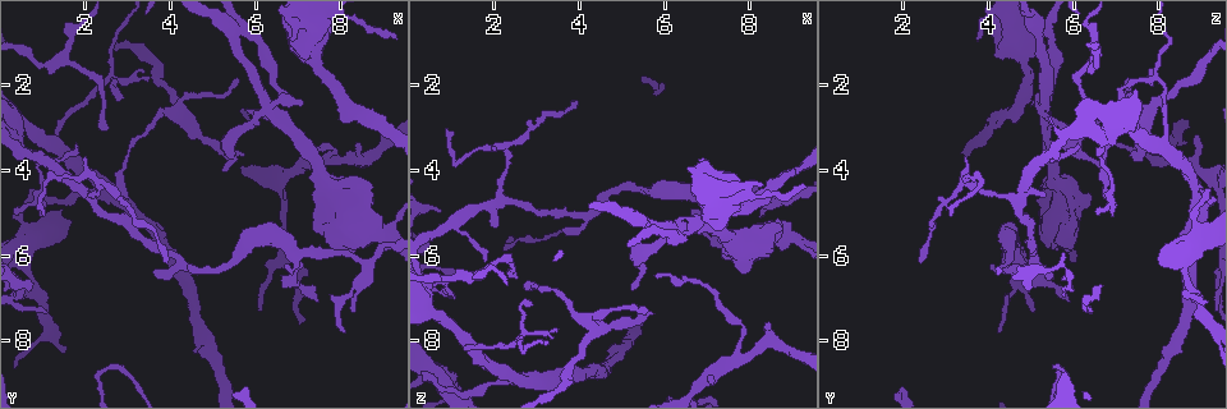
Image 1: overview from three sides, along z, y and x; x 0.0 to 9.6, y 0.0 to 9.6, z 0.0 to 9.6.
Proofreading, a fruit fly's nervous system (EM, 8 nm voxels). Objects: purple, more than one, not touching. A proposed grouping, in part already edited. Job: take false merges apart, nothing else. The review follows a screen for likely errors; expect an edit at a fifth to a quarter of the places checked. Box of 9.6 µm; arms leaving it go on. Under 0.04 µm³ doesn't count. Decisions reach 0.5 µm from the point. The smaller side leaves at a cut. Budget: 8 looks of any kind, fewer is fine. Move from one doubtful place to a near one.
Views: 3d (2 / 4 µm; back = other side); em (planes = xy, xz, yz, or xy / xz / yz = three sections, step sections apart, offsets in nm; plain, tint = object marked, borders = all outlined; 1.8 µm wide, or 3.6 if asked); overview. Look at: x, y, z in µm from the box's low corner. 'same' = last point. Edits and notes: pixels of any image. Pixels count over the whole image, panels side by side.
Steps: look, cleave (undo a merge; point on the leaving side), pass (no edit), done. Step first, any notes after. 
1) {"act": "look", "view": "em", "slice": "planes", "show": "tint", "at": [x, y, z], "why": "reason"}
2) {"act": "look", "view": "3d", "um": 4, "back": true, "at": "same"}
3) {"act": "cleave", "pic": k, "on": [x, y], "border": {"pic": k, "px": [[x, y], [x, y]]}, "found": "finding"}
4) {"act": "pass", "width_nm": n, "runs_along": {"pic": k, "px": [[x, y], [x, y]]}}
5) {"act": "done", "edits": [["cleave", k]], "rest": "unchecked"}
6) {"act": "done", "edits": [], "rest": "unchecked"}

{"act": "look", "view": "3d", "um": 4, "at": [6.25, 2.55, 5.30], "why": "four or more arms meet"}

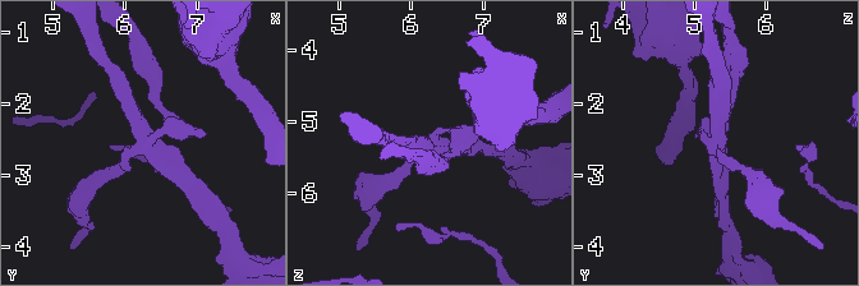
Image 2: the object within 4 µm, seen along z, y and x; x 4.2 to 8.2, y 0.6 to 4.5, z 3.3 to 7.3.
{"act": "look", "view": "em", "um": 3.6, "slice": "planes", "show": "tint", "at": [6.30, 2.60, 5.30]}

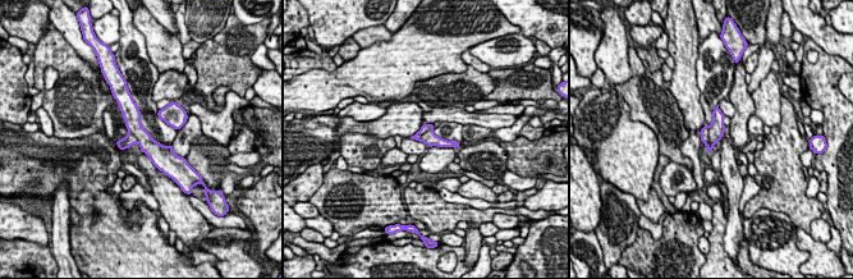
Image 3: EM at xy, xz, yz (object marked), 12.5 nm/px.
{"act": "cleave", "pic": 3, "on": [704, 132], "width_nm": 200, "border": {"pic": 3, "px": [[709, 127], [709, 140], [705, 143]]}, "found": "two neurons meet here"}

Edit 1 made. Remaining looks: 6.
{"act": "look", "view": "overview", "why": "see it whole again"}

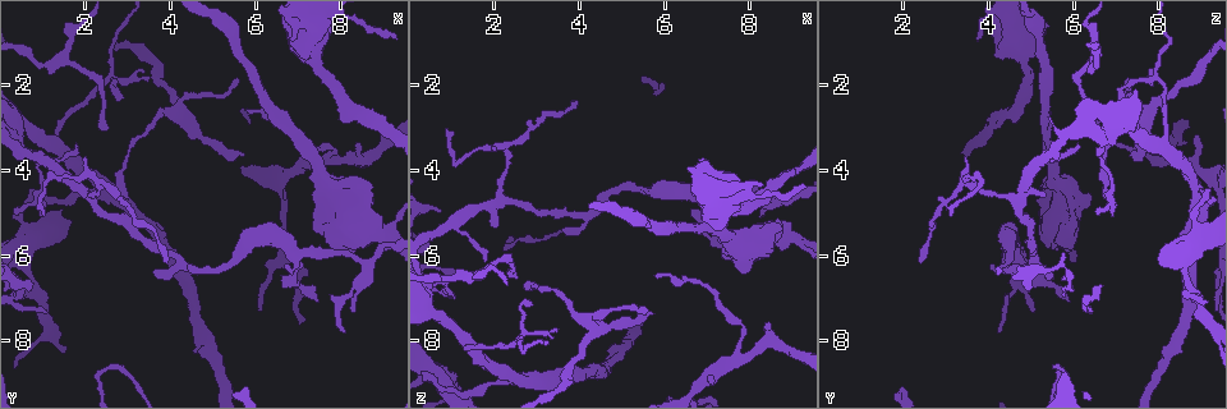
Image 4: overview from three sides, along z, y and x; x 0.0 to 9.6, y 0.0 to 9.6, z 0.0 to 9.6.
{"act": "look", "view": "em", "um": 3.6, "slice": "planes", "show": "tint", "at": [8.25, 5.55, 5.80], "why": "sudden change in width"}

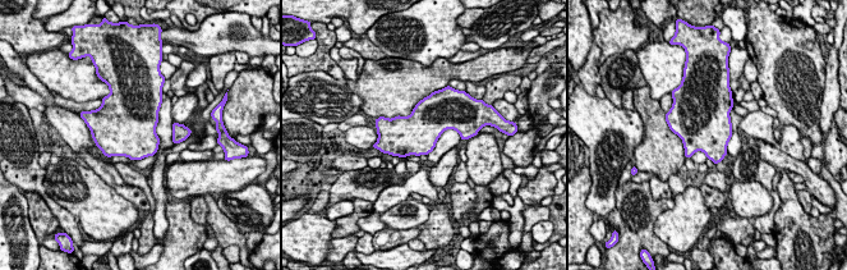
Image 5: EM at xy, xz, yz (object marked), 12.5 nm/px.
{"act": "pass", "found": "all the same neuron"}

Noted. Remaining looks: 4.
{"act": "look", "view": "3d", "um": 4, "back": true, "at": [2.15, 4.75, 4.75], "why": "arms part here"}

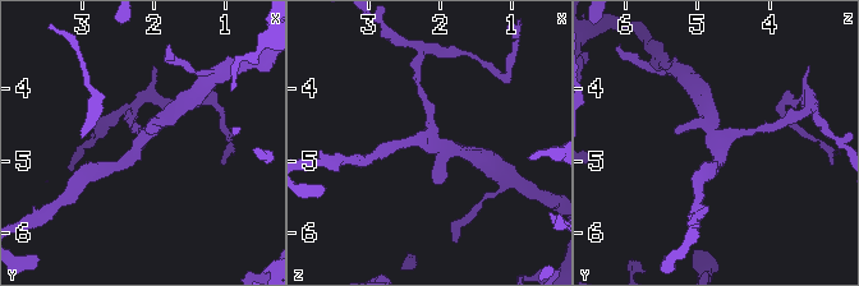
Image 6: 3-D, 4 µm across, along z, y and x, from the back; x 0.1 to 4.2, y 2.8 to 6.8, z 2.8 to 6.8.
{"act": "look", "view": "em", "slice": "planes", "show": "borders", "at": [2.20, 4.70, 4.70]}

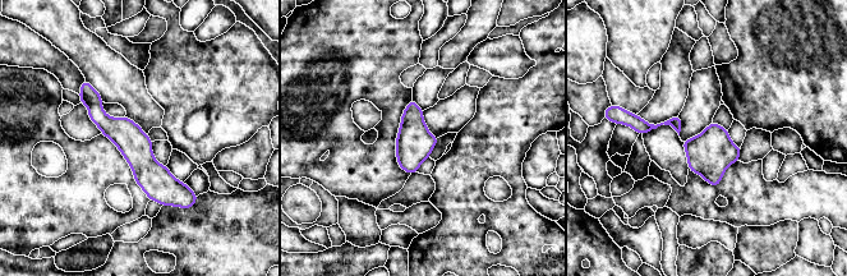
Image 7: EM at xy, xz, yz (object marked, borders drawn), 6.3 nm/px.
{"act": "pass", "found": "continuous, no second neuron"}

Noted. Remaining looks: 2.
{"act": "done", "edits": [["cleave", 3]], "rest": "unchecked"}

